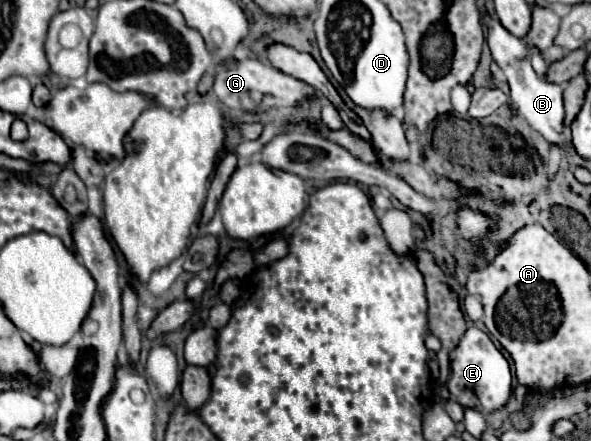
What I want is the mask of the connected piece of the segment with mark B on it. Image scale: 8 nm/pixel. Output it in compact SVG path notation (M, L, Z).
M491 17L487 19L487 25L489 25L489 35L487 35L487 43L489 43L489 49L491 49L491 55L495 59L495 63L499 65L499 69L505 73L507 77L507 83L509 83L509 89L511 89L511 101L517 105L519 113L527 119L527 123L539 131L549 143L557 145L561 151L567 151L569 145L567 145L567 135L565 135L565 109L563 109L563 89L561 85L557 83L549 83L549 81L541 81L527 55L529 55L529 49L527 45L511 35L507 29L503 29L503 25L497 21L497 17Z

